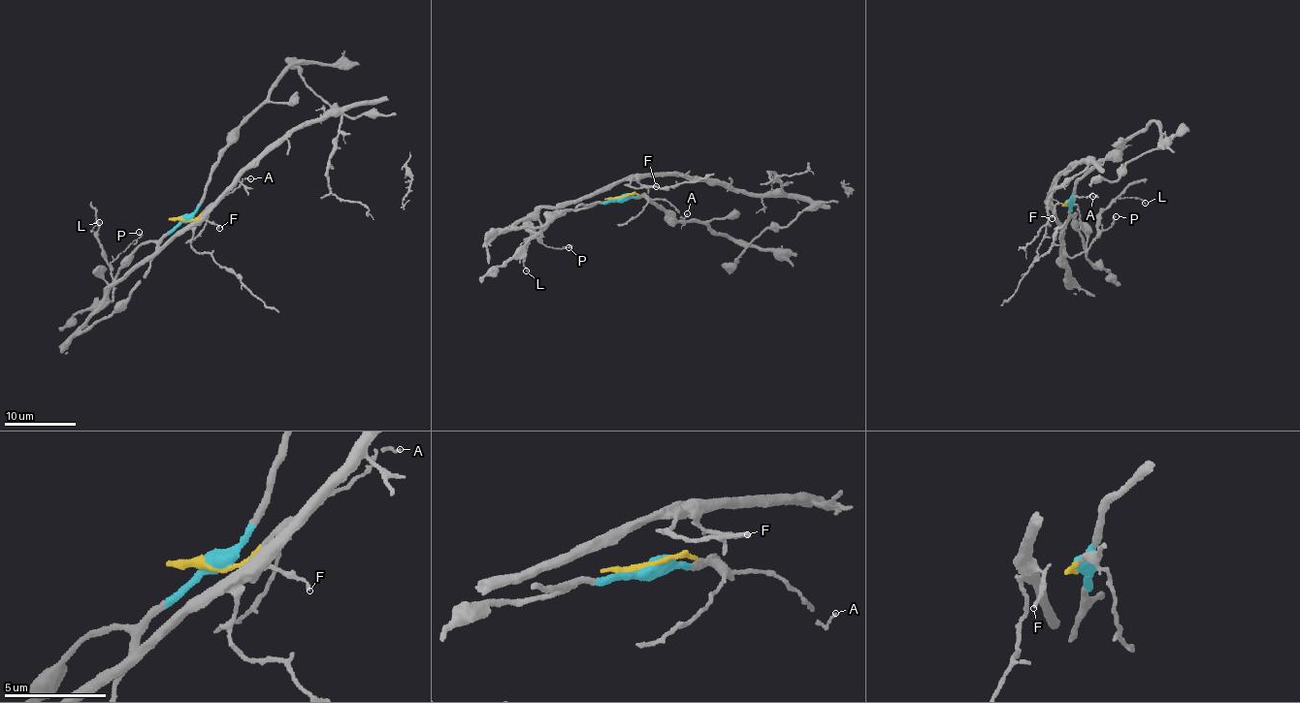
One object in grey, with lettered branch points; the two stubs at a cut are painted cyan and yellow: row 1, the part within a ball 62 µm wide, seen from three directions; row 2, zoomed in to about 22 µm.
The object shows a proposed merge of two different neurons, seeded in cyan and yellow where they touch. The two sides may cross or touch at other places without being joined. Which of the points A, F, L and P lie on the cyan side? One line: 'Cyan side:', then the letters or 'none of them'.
Cyan side: F, L, P

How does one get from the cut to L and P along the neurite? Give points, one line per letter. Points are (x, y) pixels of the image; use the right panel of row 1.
L: (1069, 204), (1075, 229), (1087, 247), (1098, 233), (1100, 215), (1116, 199), (1135, 197), (1146, 203)
P: (1069, 204), (1070, 212), (1075, 212), (1075, 229), (1081, 232), (1083, 245), (1087, 247), (1112, 225), (1115, 216)

